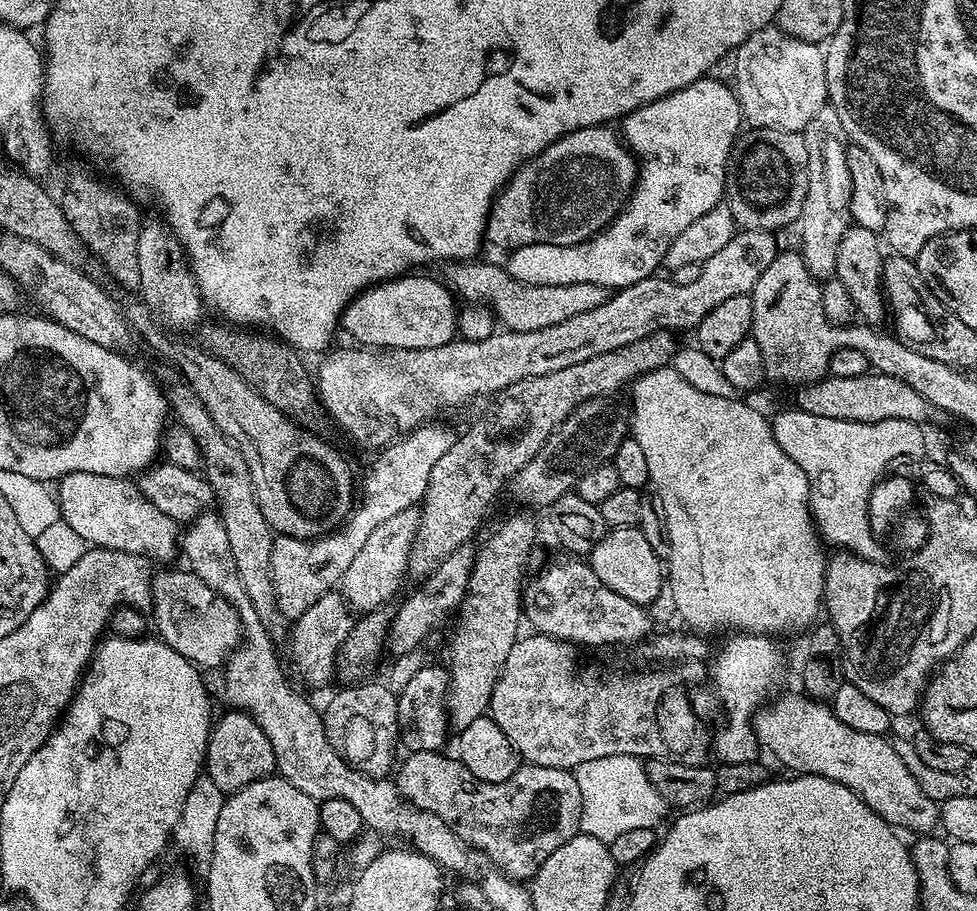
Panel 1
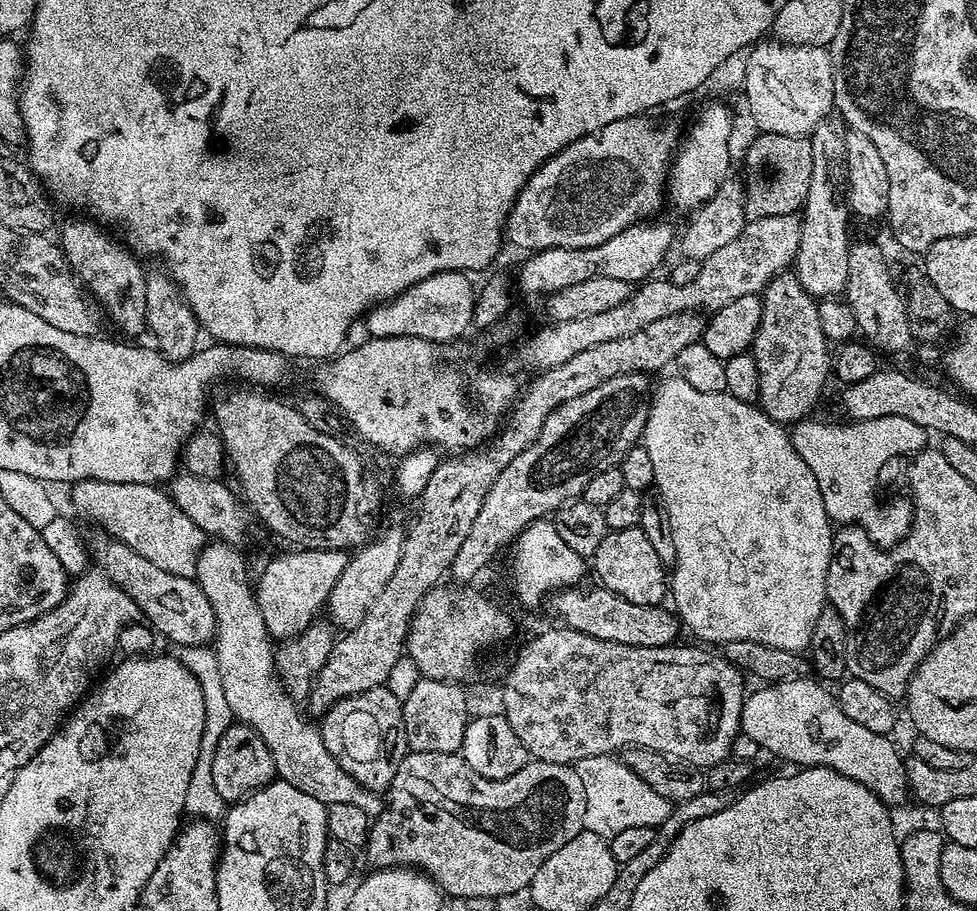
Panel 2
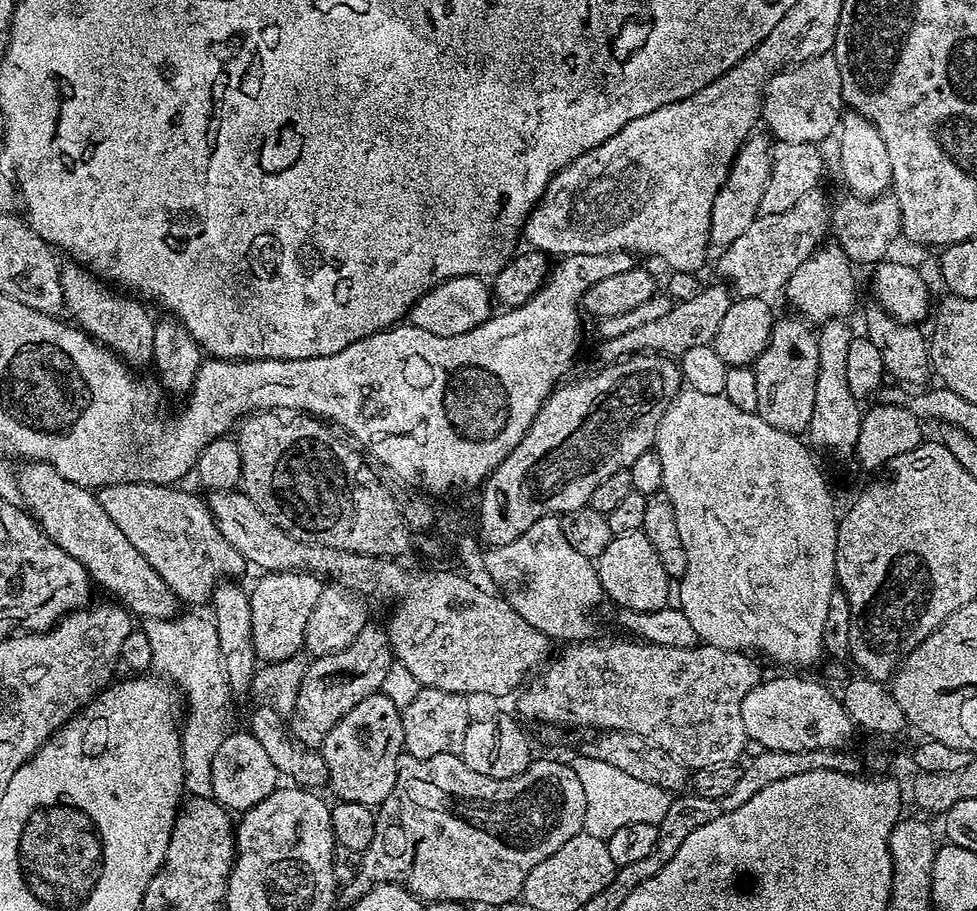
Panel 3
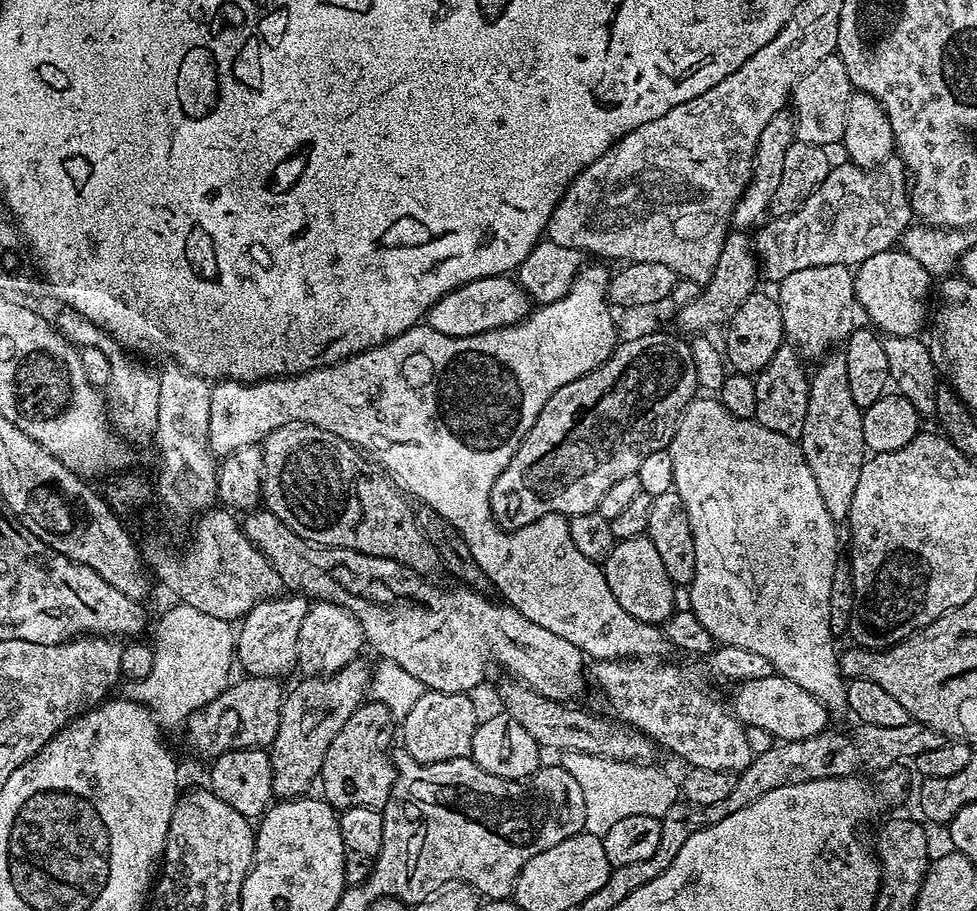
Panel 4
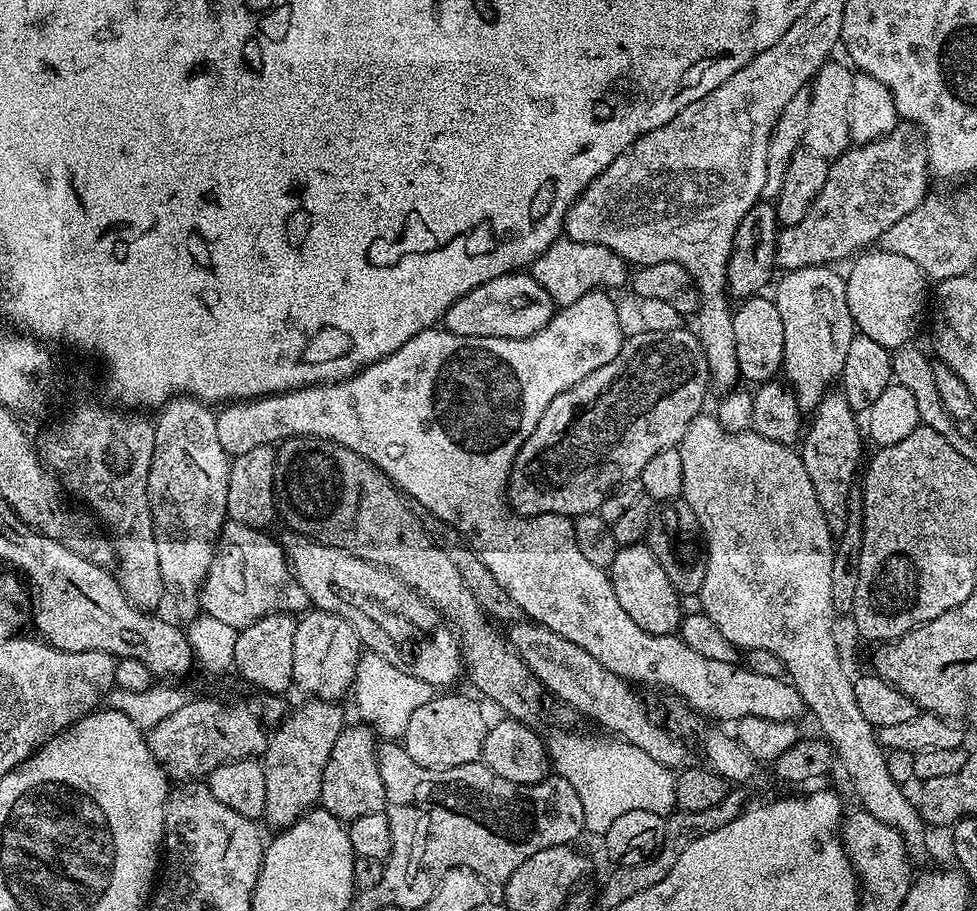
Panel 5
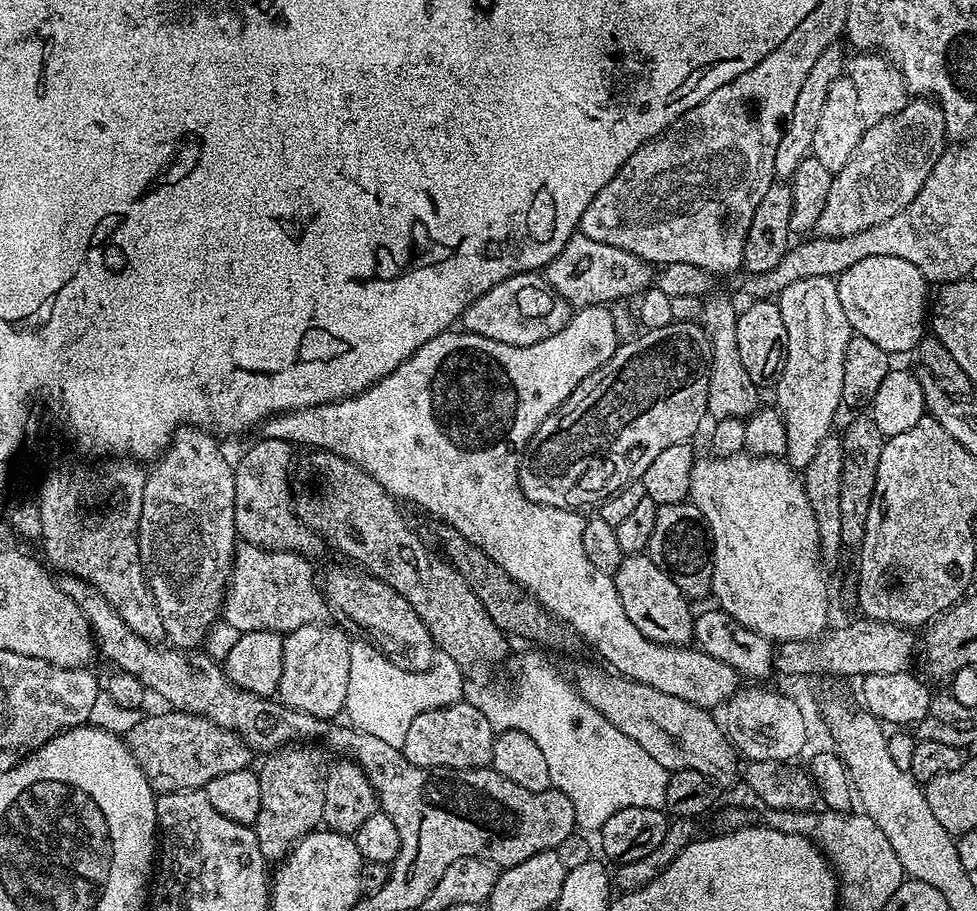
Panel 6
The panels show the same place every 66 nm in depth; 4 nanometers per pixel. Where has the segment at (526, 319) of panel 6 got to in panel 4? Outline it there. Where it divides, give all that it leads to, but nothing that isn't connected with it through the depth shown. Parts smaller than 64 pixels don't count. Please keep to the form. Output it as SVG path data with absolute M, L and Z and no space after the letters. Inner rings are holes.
M484 276L455 288L431 307L426 317L428 326L447 337L470 337L519 324L527 319L532 301L521 285L508 276Z

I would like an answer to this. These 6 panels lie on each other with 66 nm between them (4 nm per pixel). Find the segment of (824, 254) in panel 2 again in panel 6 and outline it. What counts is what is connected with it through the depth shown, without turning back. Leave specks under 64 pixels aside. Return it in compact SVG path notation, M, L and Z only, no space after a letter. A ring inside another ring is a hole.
M833 277L798 278L798 282L790 282L779 292L778 303L788 343L784 349L784 369L774 385L774 404L786 426L784 456L793 468L802 470L830 434L836 411L841 411L842 366L846 346L854 333Z

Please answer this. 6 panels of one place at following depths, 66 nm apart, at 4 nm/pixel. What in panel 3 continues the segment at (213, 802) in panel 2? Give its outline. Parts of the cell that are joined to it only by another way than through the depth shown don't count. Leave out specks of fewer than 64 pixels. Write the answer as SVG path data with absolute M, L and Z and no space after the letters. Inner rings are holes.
M178 614L170 619L147 620L143 623L142 630L153 649L153 671L171 681L182 694L184 692L190 710L181 727L184 789L191 797L211 797L213 758L228 728L226 710L232 691L225 674L224 660L221 658L221 643L215 621L209 617L206 619L185 614Z

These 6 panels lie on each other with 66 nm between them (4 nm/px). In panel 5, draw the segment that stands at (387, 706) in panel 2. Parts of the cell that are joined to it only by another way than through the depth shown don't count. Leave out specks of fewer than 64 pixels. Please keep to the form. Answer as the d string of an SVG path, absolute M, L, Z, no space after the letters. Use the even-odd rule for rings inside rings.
M356 722L354 726L347 725L341 729L330 758L327 759L319 803L341 822L350 822L363 814L384 811L385 786L377 766L377 745L374 738L376 739L375 733L369 725L360 722Z

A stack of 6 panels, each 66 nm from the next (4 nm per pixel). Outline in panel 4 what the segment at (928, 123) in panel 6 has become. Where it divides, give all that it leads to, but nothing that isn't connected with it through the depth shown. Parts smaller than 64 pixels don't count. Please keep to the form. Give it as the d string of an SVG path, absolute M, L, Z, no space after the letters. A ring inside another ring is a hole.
M889 158L867 170L851 162L843 163L829 167L826 178L797 212L769 219L765 228L755 233L754 251L765 277L779 282L814 266L859 266L874 254L891 249L913 223L903 160Z

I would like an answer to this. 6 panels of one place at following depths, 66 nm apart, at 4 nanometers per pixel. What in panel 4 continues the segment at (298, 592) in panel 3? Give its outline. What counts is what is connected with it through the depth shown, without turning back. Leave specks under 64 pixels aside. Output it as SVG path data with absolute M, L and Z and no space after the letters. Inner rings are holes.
M300 594L284 595L256 603L242 618L235 633L235 659L239 667L241 664L245 668L248 676L284 678L291 668L297 667L298 630L302 626L302 618L306 618L308 613L309 601Z

